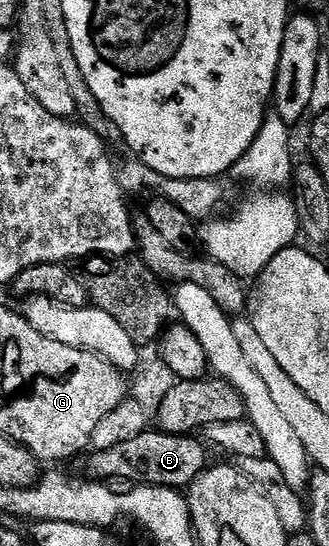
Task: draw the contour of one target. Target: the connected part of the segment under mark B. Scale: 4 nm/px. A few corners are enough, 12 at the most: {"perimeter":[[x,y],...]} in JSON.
{"perimeter":[[141,431],[94,455],[95,476],[189,488],[208,466],[193,434]]}

